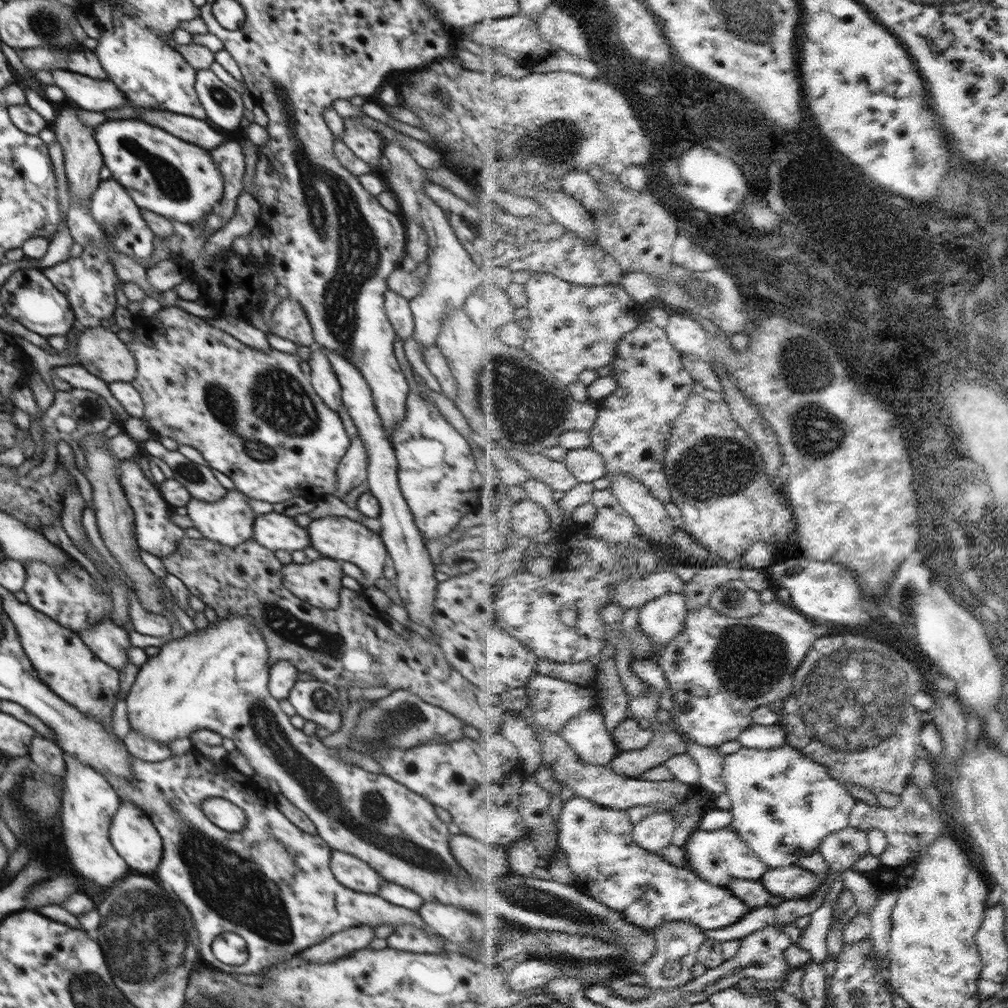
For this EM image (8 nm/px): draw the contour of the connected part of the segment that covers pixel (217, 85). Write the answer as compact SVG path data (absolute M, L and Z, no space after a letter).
M212 70L197 72L195 92L208 122L227 132L240 126L245 108L241 94L221 82Z

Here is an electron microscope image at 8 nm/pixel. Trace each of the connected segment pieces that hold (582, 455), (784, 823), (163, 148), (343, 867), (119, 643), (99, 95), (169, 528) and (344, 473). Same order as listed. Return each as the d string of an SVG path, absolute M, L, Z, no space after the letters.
M593 446L569 451L566 463L580 482L596 482L608 474L606 457Z
M792 744L774 750L742 746L738 752L726 756L724 777L728 783L727 794L732 800L736 830L771 869L798 865L802 858L820 853L826 838L849 828L850 814L859 801L827 766L810 758L810 755L804 754Z
M140 119L109 120L95 128L95 140L103 157L103 164L110 170L111 178L118 181L135 204L143 210L160 214L168 220L197 222L202 216L217 211L224 195L224 178L218 166L212 162L210 151L184 142L162 127L143 122Z
M332 849L330 870L342 886L366 894L378 894L382 880L378 871L352 854Z
M102 618L78 636L102 662L119 672L128 663L128 649L132 647L128 633L109 618Z
M53 69L50 73L54 77L55 86L64 92L66 102L79 109L102 113L123 108L128 102L116 84L107 79L90 78L63 69Z
M133 458L121 461L122 469L122 488L128 498L128 504L132 506L135 514L135 532L136 542L139 548L152 556L164 559L165 556L178 551L178 544L182 538L186 538L184 529L172 522L171 516L174 514L174 508L162 496L158 485L150 482L145 476L141 466Z
M357 434L351 440L350 446L346 454L342 457L338 467L336 467L336 490L334 496L336 498L344 498L348 492L360 484L366 482L368 477L368 456L366 456L366 446Z

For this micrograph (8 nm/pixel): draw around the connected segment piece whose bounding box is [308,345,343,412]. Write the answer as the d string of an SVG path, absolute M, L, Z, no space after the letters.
M311 346L311 356L308 363L311 367L310 382L314 390L330 410L338 412L340 406L343 405L340 382L332 370L330 361L321 352L320 346Z

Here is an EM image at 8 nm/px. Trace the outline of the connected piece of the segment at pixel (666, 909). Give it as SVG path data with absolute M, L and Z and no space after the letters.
M582 796L564 802L559 815L560 847L568 854L570 866L578 875L576 885L584 893L652 931L674 921L692 921L707 930L720 930L752 914L752 906L730 887L708 882L689 866L676 866L642 847L636 841L635 824L628 812Z

